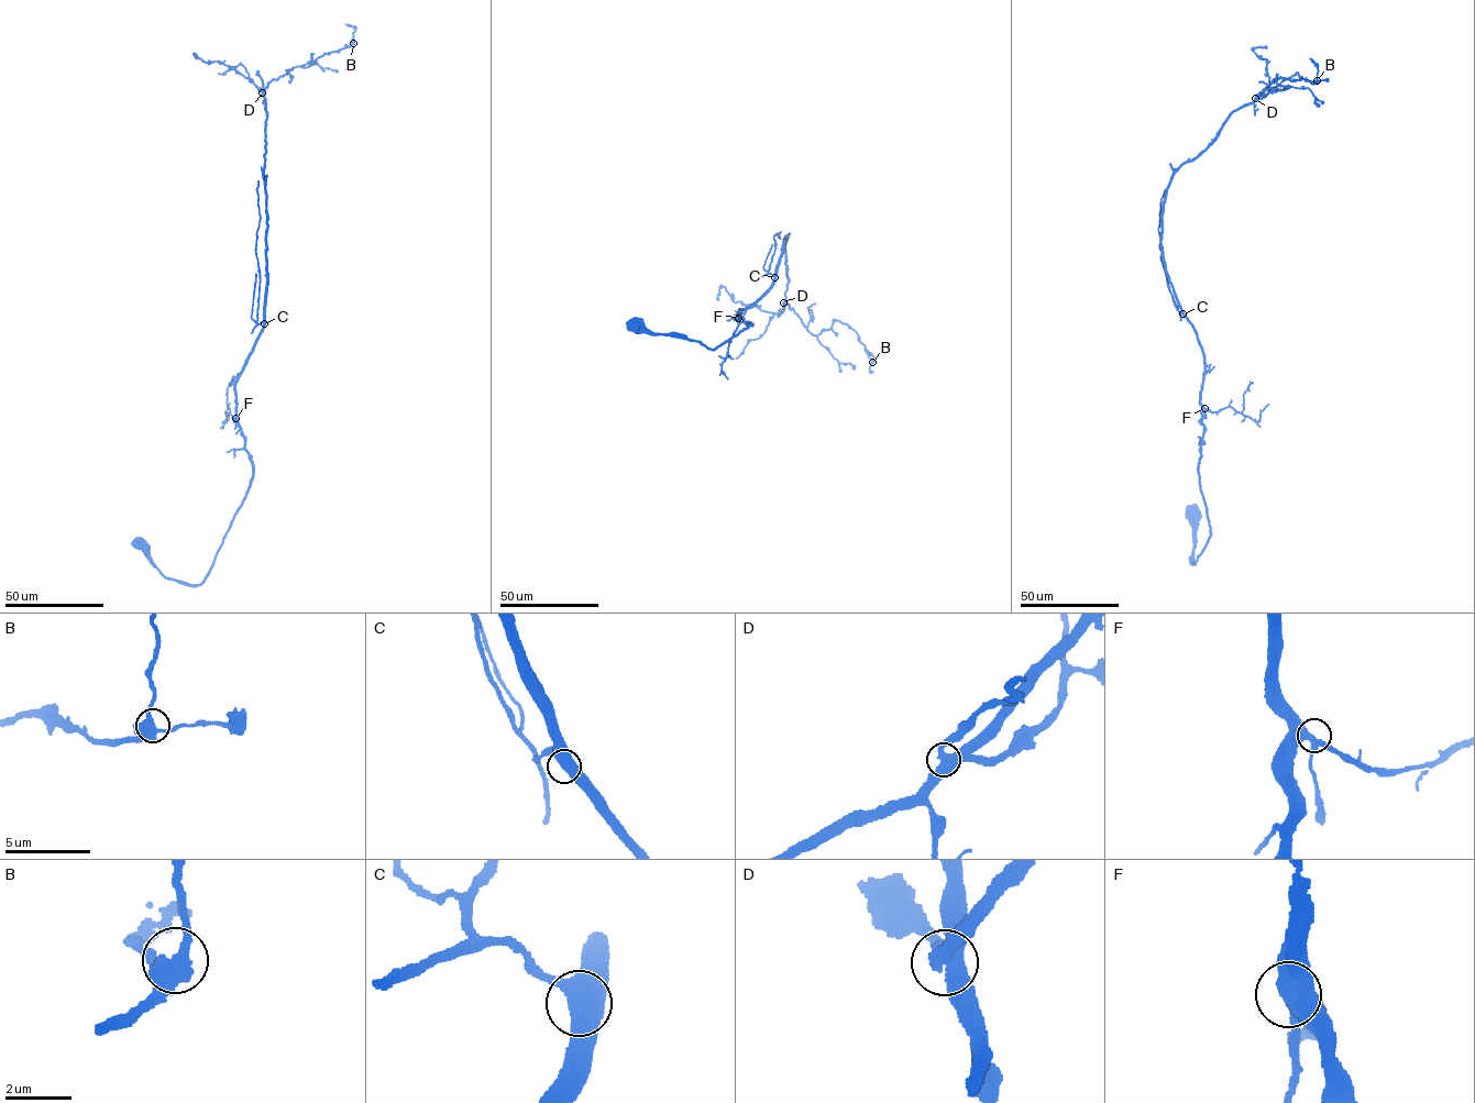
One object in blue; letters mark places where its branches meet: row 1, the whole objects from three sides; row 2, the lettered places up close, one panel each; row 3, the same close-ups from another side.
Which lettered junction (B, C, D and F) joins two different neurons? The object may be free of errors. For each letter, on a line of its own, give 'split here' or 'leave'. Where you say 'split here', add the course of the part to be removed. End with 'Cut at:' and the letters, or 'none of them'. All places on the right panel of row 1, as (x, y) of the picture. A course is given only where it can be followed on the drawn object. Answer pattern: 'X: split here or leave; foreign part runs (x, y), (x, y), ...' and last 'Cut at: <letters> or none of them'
B: leave
C: leave
D: split here; foreign part runs (1255, 98), (1265, 89), (1290, 86), (1276, 83), (1279, 78), (1314, 81), (1317, 66), (1310, 57)
F: leave
Cut at: D

